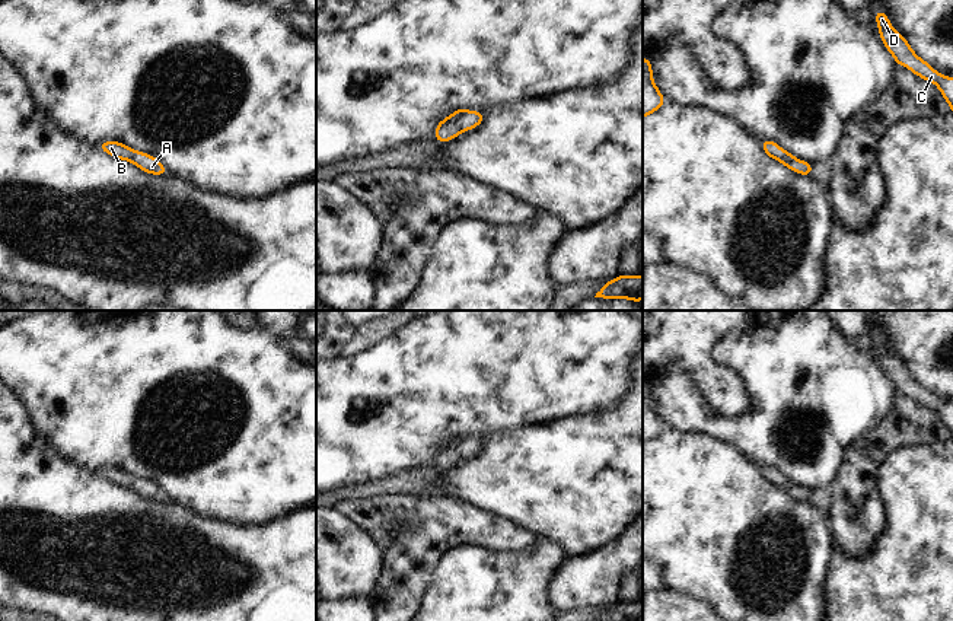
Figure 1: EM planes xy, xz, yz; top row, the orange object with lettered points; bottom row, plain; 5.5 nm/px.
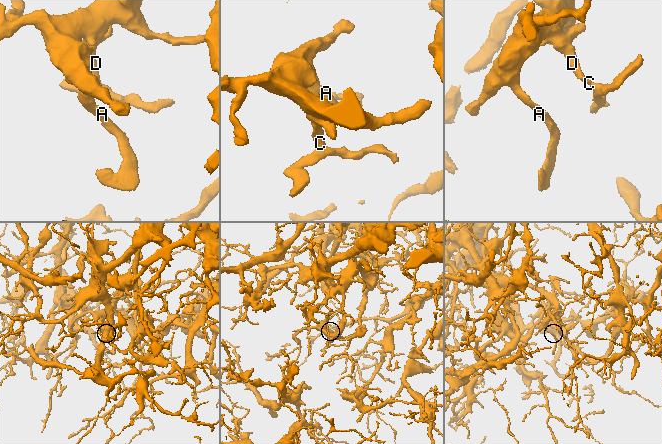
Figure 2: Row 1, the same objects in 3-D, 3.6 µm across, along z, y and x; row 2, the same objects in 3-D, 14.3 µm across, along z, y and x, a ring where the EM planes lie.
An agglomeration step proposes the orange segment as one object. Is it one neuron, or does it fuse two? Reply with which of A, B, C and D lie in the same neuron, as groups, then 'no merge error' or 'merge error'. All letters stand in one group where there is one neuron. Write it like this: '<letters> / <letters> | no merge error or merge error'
A B C D | no merge error

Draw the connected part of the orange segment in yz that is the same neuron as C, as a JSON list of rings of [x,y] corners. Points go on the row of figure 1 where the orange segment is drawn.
[[[876,10],[876,23],[879,35],[893,55],[896,64],[905,66],[918,77],[933,82],[941,92],[943,98],[952,108],[953,114],[953,77],[946,77],[936,71],[928,63],[919,58],[909,47],[905,36],[902,36],[890,23],[886,13]]]

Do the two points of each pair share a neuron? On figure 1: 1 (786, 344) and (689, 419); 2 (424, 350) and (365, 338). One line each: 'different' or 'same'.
1: same
2: different

